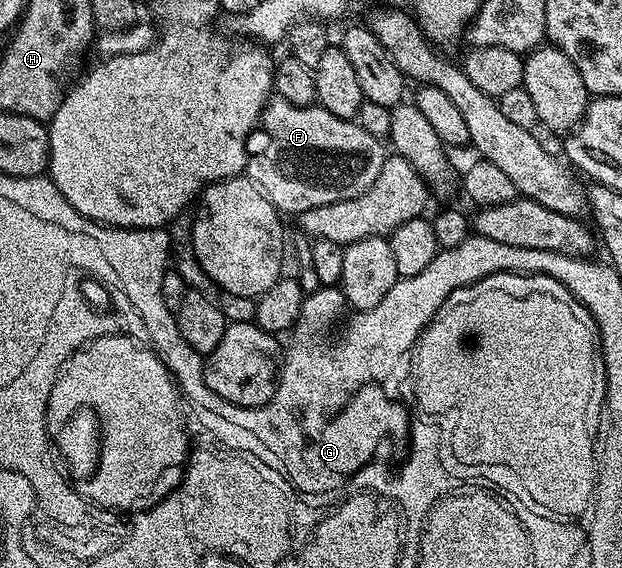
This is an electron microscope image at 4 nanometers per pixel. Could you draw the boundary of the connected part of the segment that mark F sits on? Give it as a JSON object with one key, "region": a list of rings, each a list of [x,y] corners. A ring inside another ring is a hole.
{"region":[[[271,99],[262,111],[260,128],[266,131],[266,141],[255,156],[254,153],[247,155],[244,175],[282,214],[301,214],[316,206],[328,206],[332,202],[344,202],[348,198],[356,198],[356,194],[364,194],[364,190],[376,182],[376,174],[380,174],[388,155],[387,145],[372,138],[372,134],[354,120],[336,118],[336,114],[328,114],[328,110],[317,106],[301,108],[292,102]]]}

